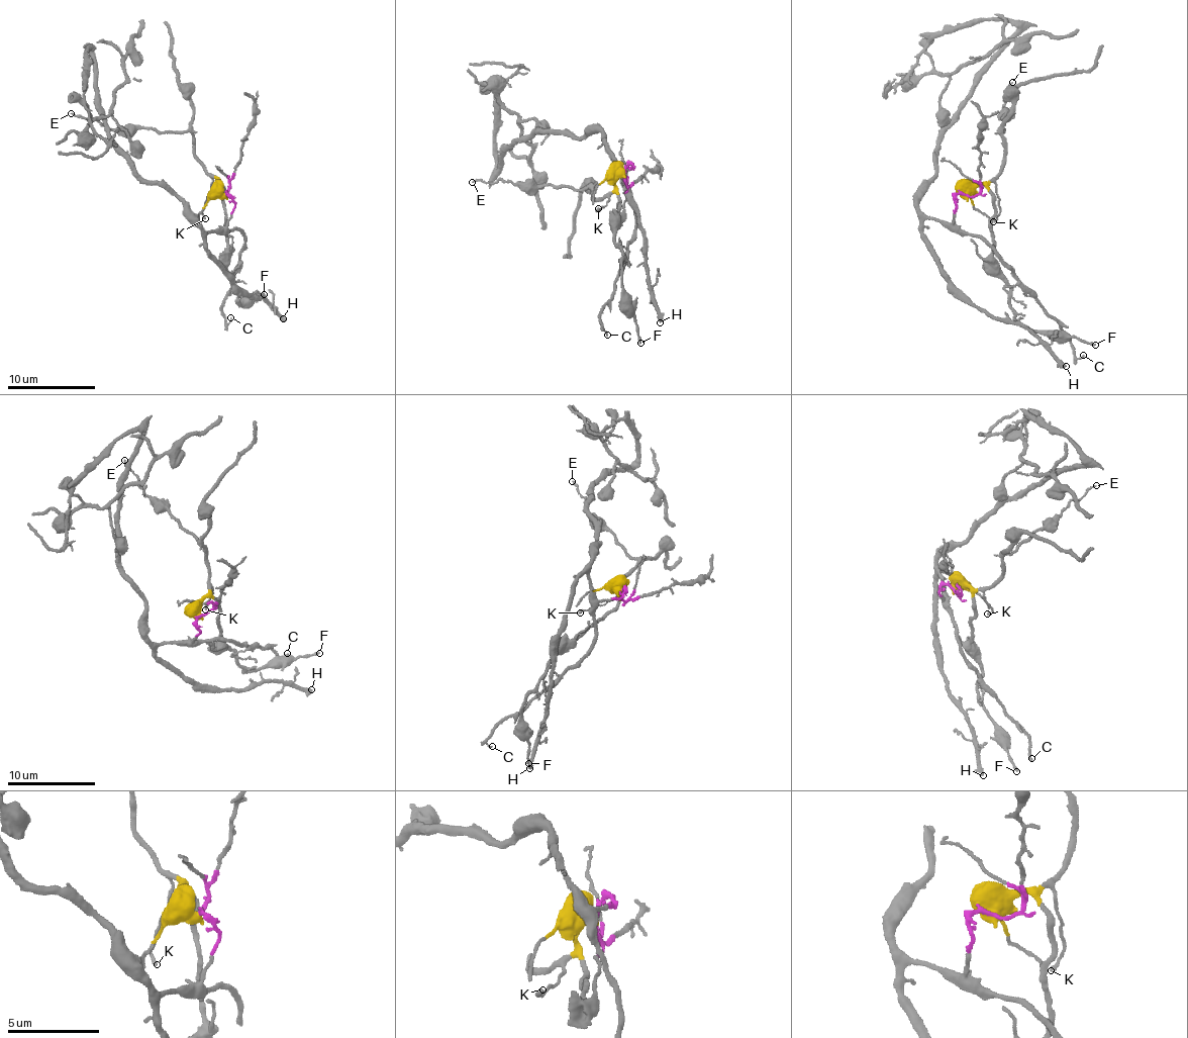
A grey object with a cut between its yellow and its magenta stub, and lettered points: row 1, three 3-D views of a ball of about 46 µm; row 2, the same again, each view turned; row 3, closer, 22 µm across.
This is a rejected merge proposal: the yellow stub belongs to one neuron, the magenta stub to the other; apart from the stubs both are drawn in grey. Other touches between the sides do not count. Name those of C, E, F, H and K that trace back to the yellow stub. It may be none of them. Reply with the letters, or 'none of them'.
E, F, K

